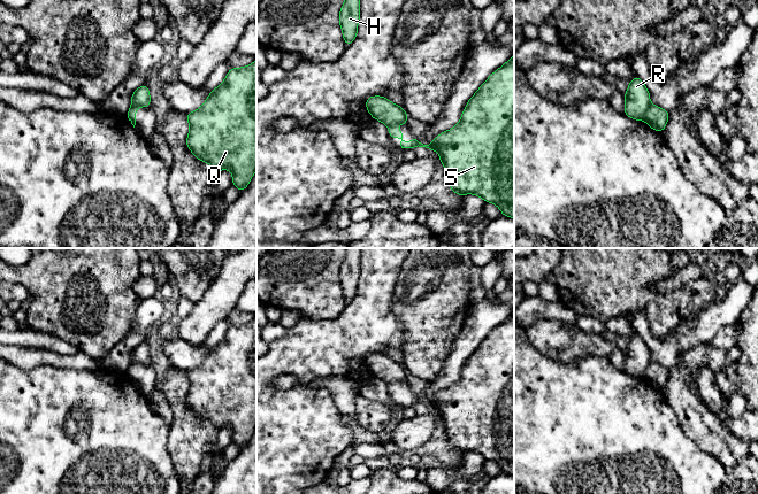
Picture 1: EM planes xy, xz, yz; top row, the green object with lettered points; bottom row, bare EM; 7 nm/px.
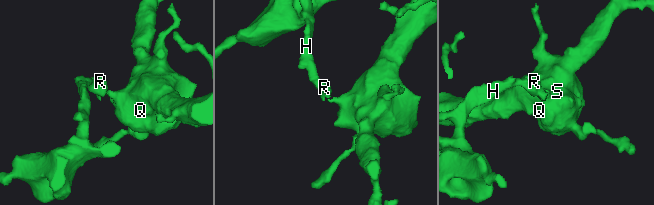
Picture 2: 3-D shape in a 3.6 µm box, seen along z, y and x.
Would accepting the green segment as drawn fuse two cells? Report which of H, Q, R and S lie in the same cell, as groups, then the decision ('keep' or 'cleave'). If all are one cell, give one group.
H R / Q S; cleave

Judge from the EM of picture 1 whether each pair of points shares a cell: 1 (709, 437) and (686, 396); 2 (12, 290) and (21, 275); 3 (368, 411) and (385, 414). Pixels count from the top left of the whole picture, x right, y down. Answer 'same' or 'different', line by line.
1: same
2: different
3: same

